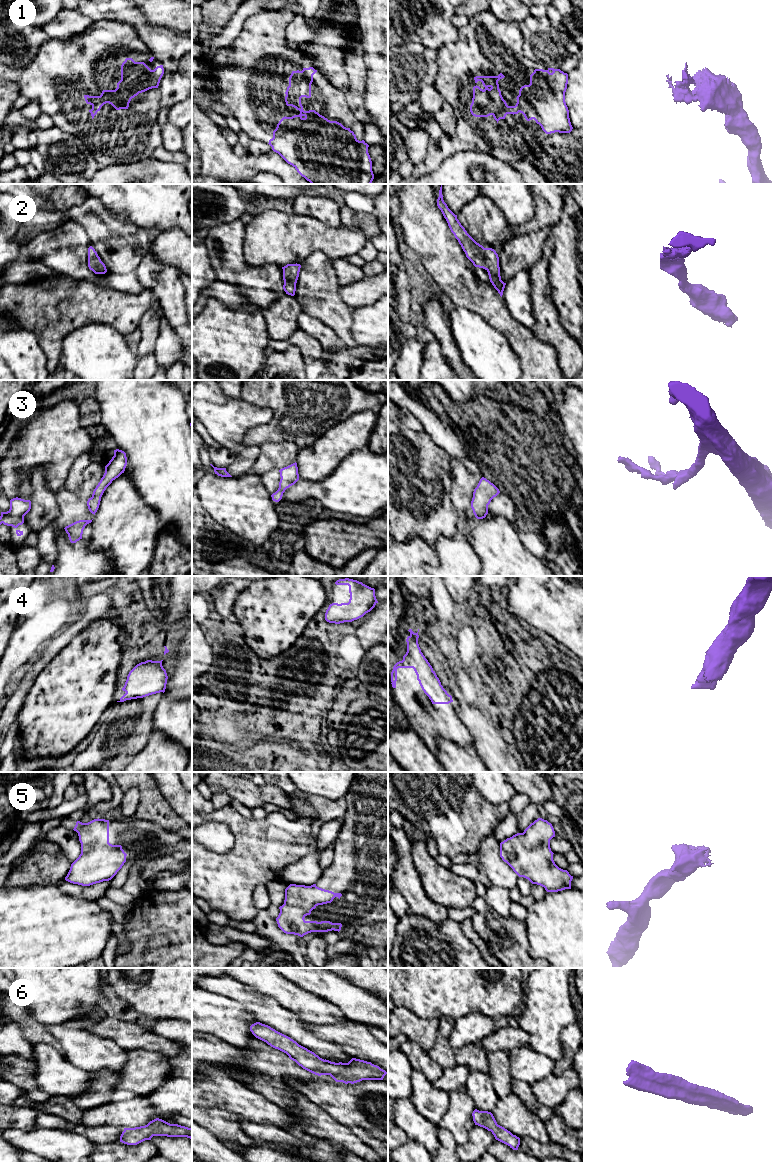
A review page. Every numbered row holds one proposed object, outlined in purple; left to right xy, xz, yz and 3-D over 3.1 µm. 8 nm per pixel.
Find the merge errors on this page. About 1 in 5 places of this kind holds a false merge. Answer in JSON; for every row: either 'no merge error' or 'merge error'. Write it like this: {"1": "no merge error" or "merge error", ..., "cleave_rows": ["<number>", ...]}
{"1": "no merge error", "2": "no merge error", "3": "no merge error", "4": "no merge error", "5": "no merge error", "6": "no merge error", "cleave_rows": []}

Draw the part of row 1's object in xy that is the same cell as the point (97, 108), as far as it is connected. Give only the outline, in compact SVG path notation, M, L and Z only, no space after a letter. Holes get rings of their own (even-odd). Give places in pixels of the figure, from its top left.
M126 58L121 65L121 80L115 90L103 90L100 96L84 95L86 103L92 106L89 110L92 119L106 103L116 110L128 109L131 99L139 93L158 88L163 74L163 65L151 70L144 62Z

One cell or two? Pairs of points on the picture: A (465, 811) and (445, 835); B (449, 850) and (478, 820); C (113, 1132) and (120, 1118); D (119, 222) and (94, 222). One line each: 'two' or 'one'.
A: one
B: one
C: two
D: one

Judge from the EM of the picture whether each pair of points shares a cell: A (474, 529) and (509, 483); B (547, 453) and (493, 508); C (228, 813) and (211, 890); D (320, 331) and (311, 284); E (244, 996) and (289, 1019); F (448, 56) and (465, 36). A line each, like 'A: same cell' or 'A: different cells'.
A: different cells
B: different cells
C: same cell
D: different cells
E: same cell
F: same cell

